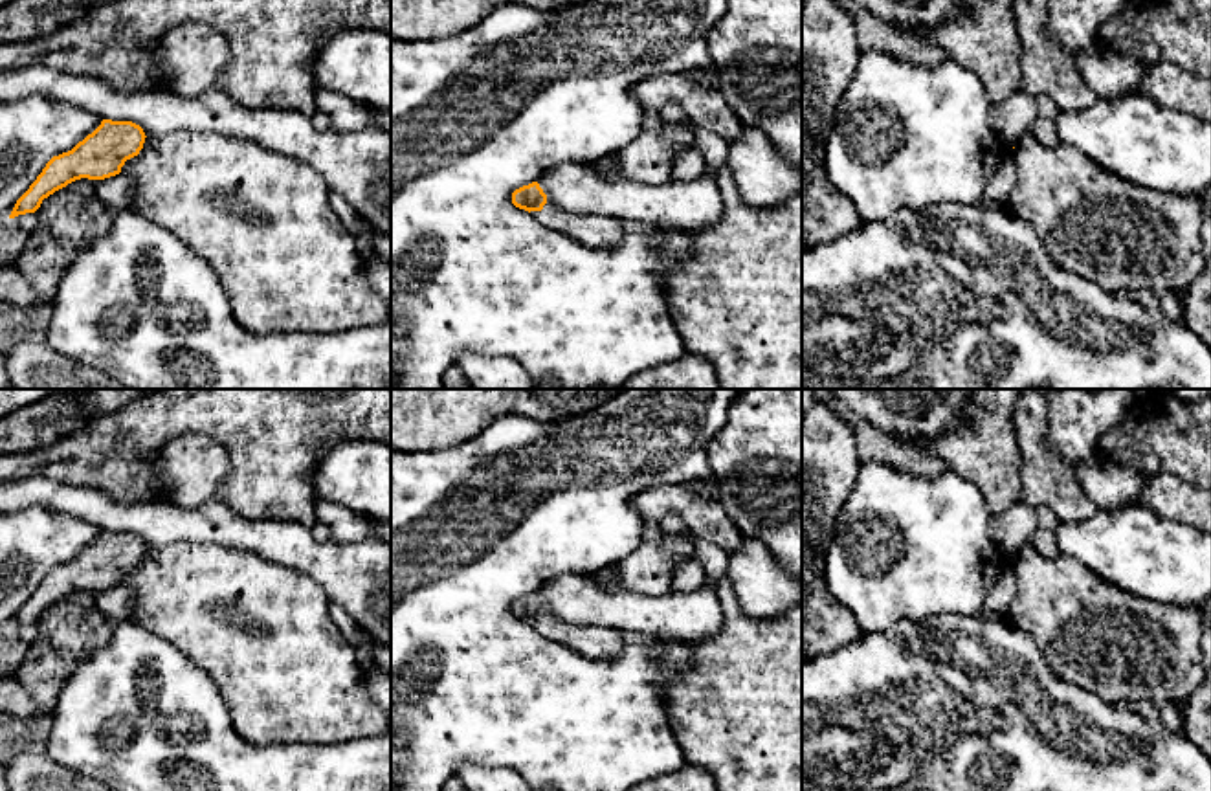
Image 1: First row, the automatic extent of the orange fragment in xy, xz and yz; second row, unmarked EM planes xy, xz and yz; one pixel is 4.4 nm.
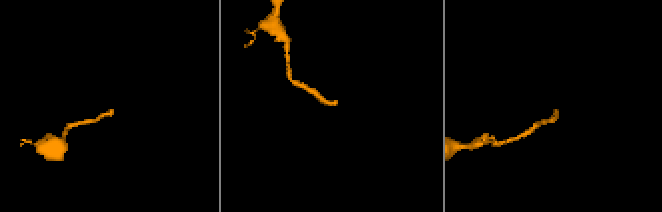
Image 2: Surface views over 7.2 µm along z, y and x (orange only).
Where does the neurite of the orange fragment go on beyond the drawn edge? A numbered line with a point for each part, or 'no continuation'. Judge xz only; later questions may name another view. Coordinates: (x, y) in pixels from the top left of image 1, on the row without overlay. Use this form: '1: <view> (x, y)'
1: xz (591, 641)

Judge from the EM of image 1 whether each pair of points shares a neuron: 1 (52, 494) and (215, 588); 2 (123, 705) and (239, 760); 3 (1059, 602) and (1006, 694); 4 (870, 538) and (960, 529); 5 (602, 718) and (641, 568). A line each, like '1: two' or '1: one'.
1: two
2: one
3: two
4: one
5: two

